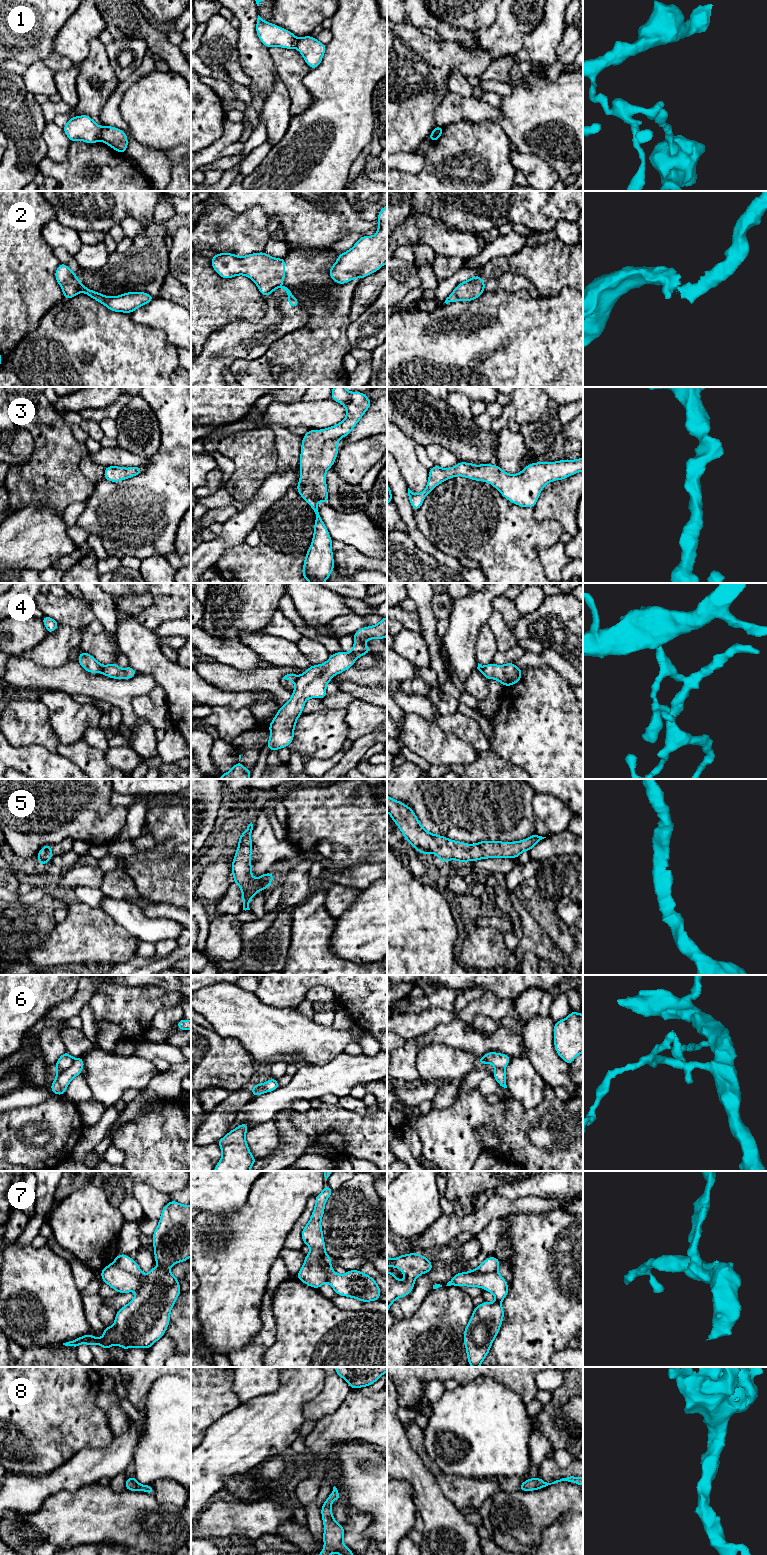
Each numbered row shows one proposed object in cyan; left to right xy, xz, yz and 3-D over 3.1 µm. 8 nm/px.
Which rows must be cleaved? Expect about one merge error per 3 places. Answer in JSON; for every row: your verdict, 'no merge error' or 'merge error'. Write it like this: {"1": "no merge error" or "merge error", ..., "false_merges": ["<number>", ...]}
{"1": "merge error", "2": "merge error", "3": "no merge error", "4": "merge error", "5": "no merge error", "6": "merge error", "7": "merge error", "8": "no merge error", "false_merges": ["1", "2", "4", "6", "7"]}

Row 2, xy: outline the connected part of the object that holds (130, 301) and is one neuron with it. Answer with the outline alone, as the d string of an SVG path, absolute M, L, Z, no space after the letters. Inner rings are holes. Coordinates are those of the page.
M85 286L82 292L102 303L111 311L129 314L155 299L149 293L145 292L127 292L119 296L109 297L86 288Z

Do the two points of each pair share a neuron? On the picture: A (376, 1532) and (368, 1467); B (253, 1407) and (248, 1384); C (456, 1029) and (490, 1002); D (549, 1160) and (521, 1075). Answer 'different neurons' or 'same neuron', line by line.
A: same neuron
B: different neurons
C: different neurons
D: different neurons

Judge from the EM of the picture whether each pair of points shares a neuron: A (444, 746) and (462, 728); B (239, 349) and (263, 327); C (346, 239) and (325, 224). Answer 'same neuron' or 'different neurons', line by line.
A: different neurons
B: same neuron
C: different neurons

